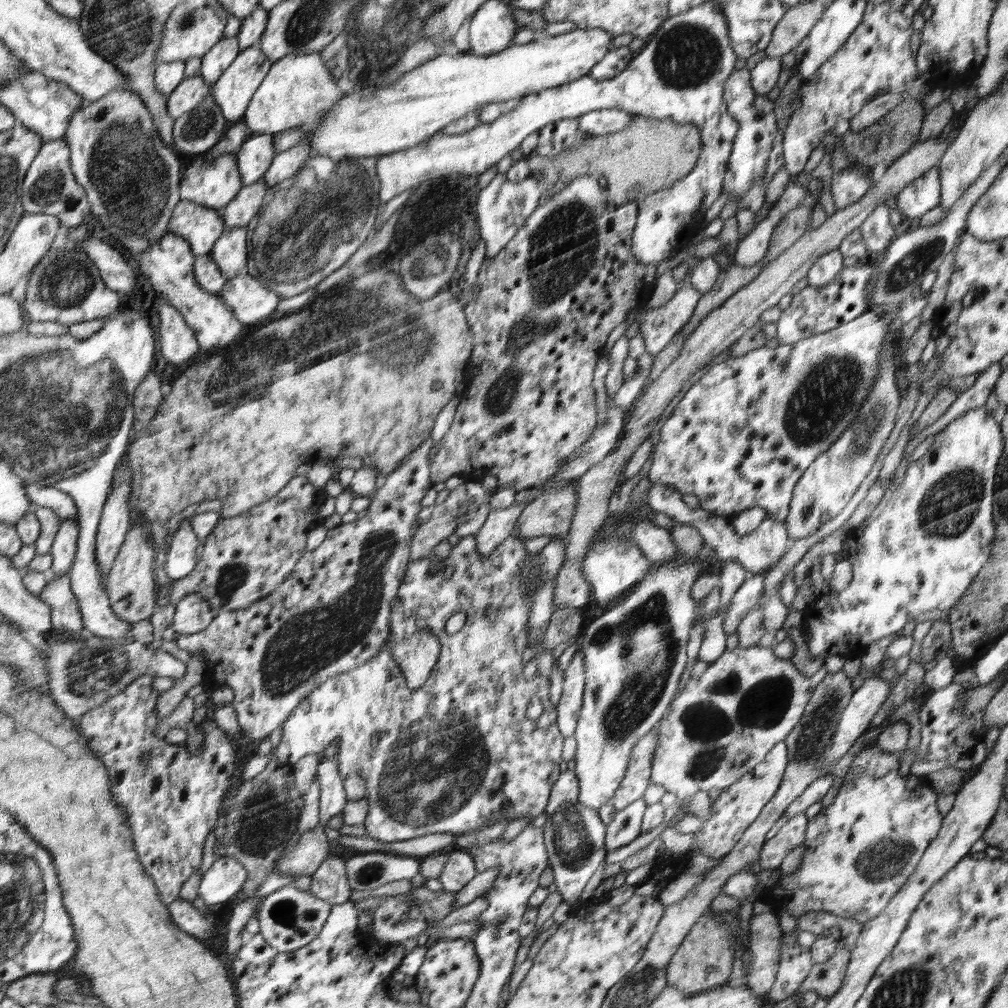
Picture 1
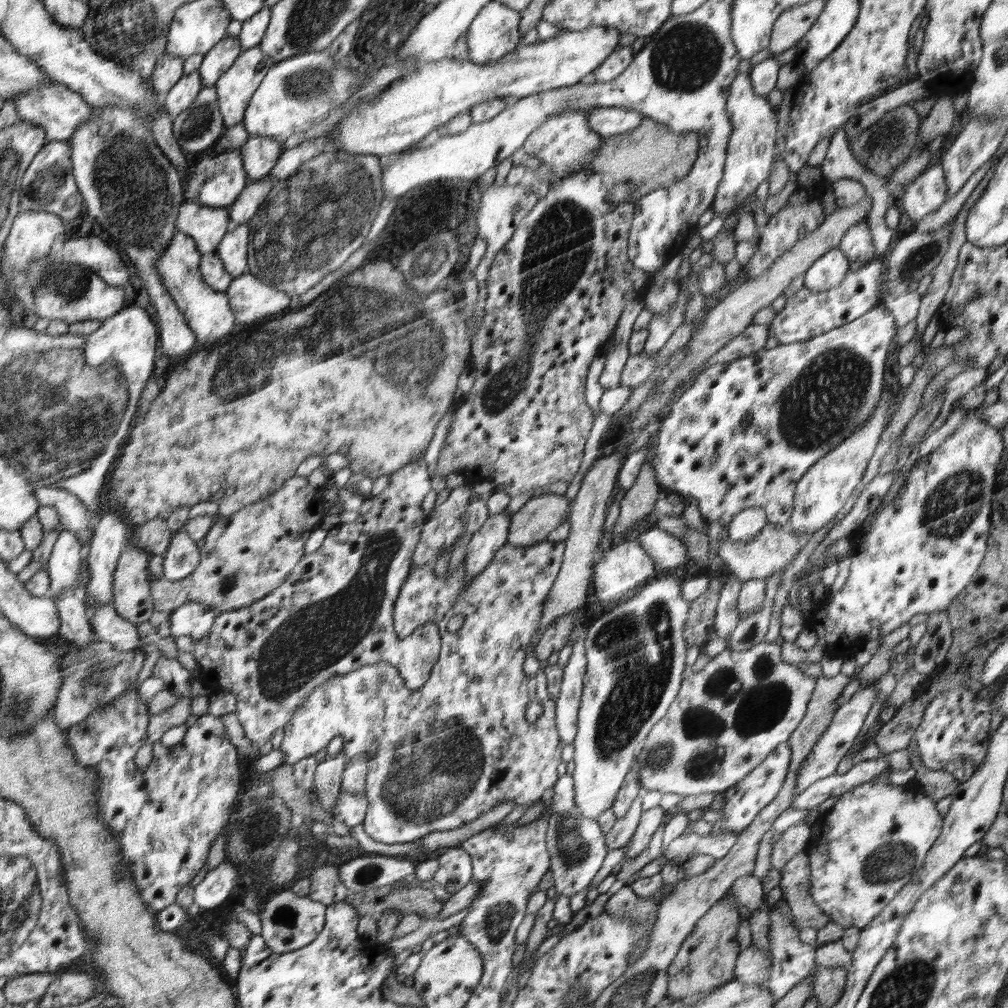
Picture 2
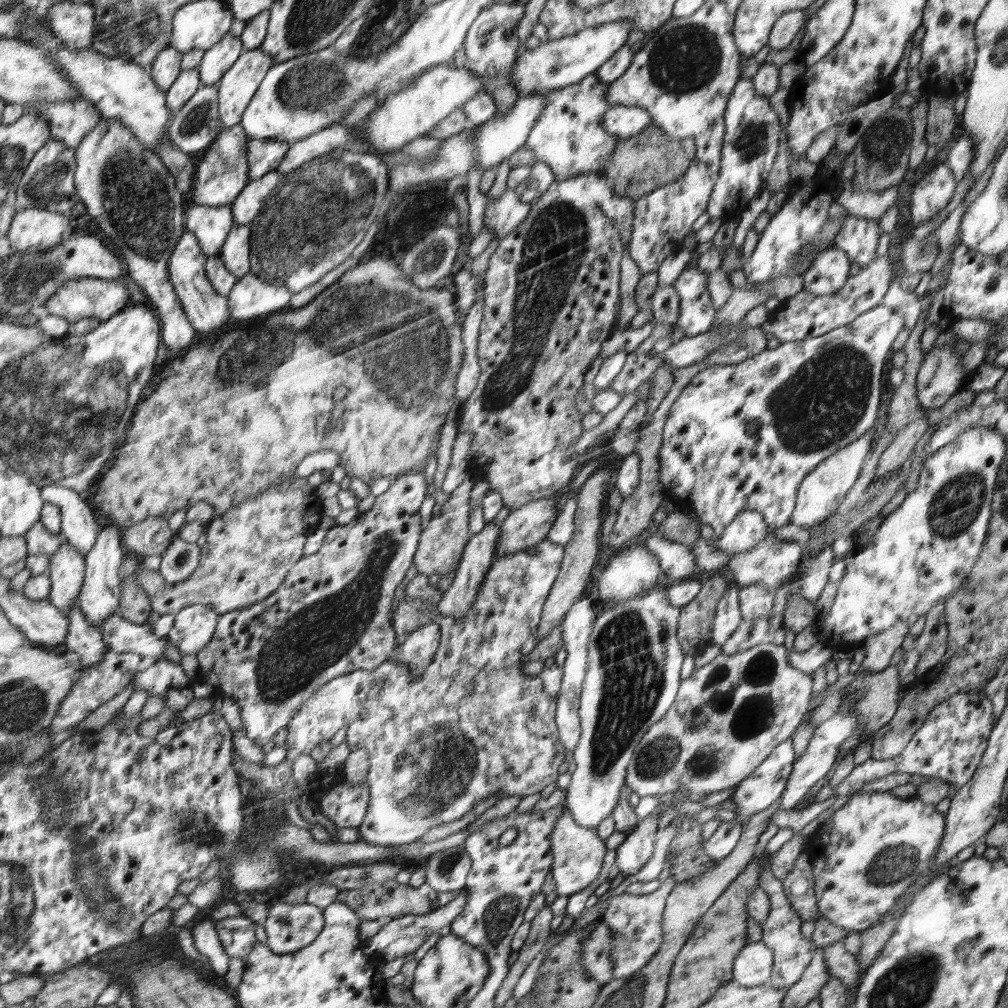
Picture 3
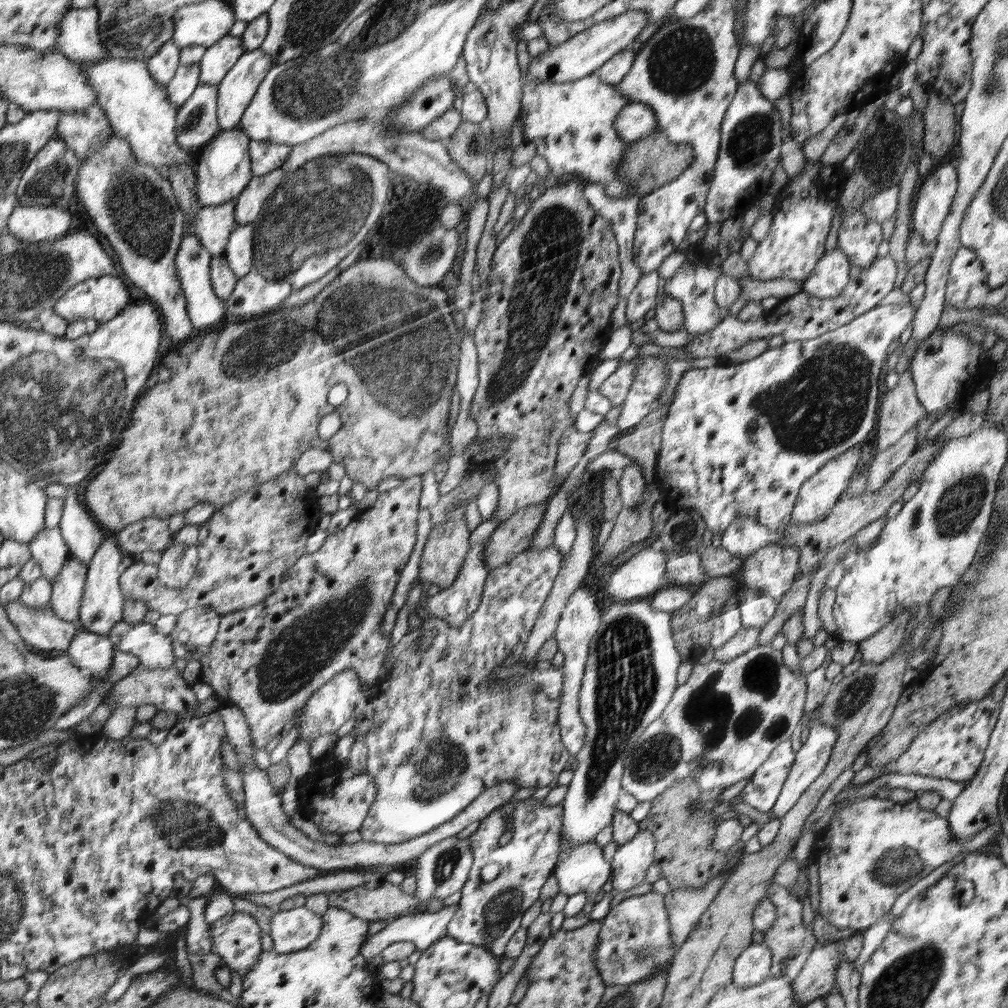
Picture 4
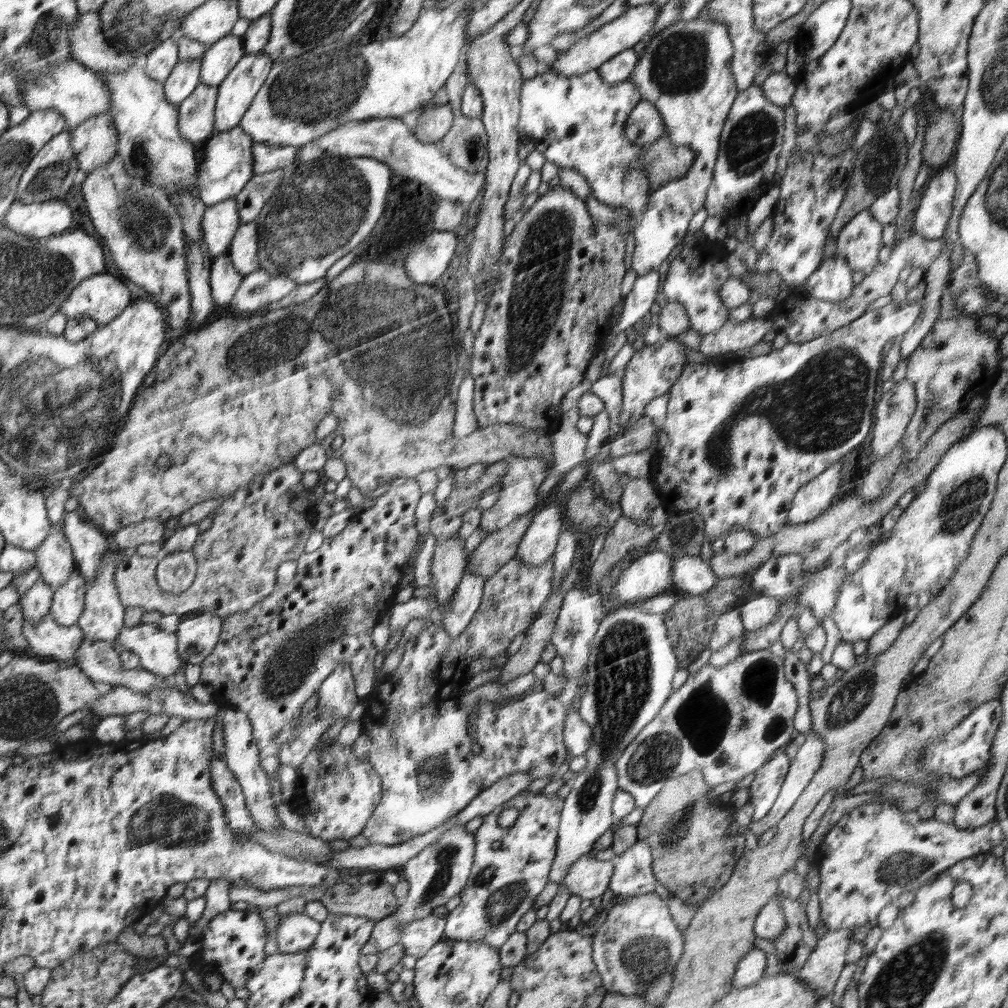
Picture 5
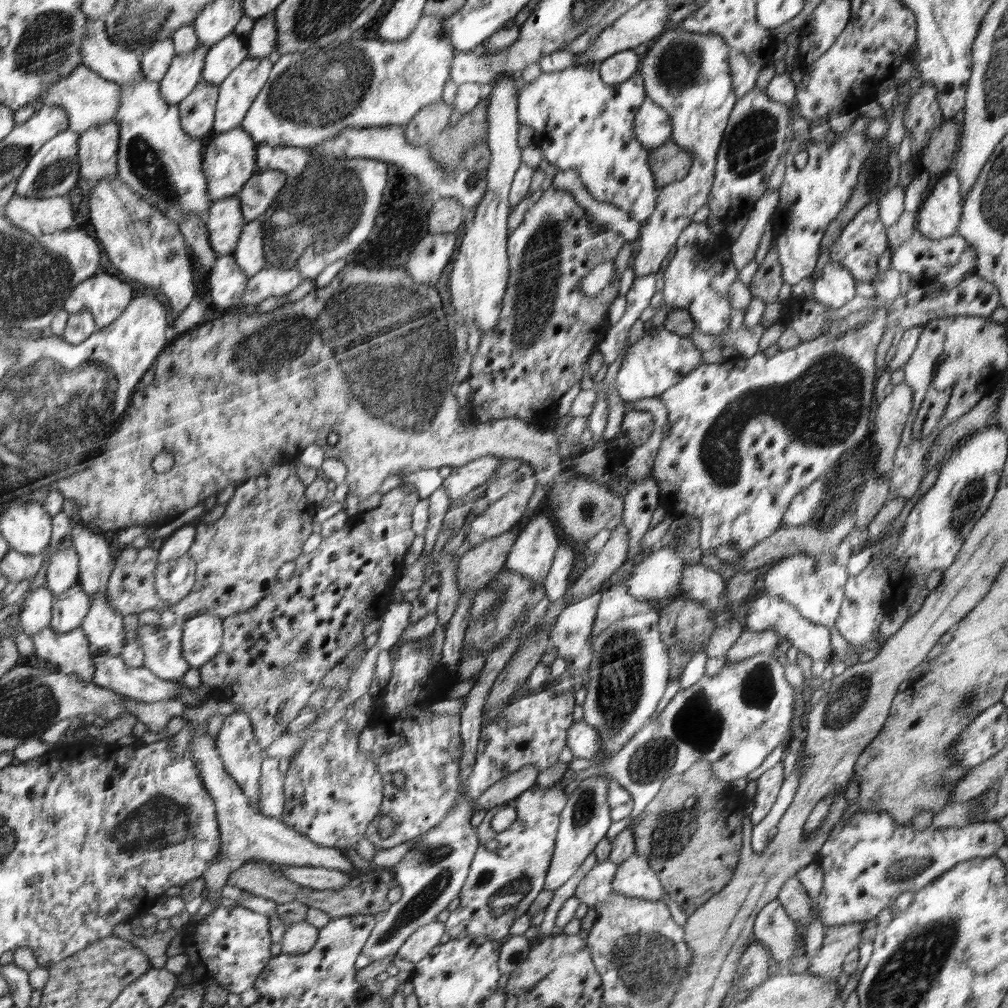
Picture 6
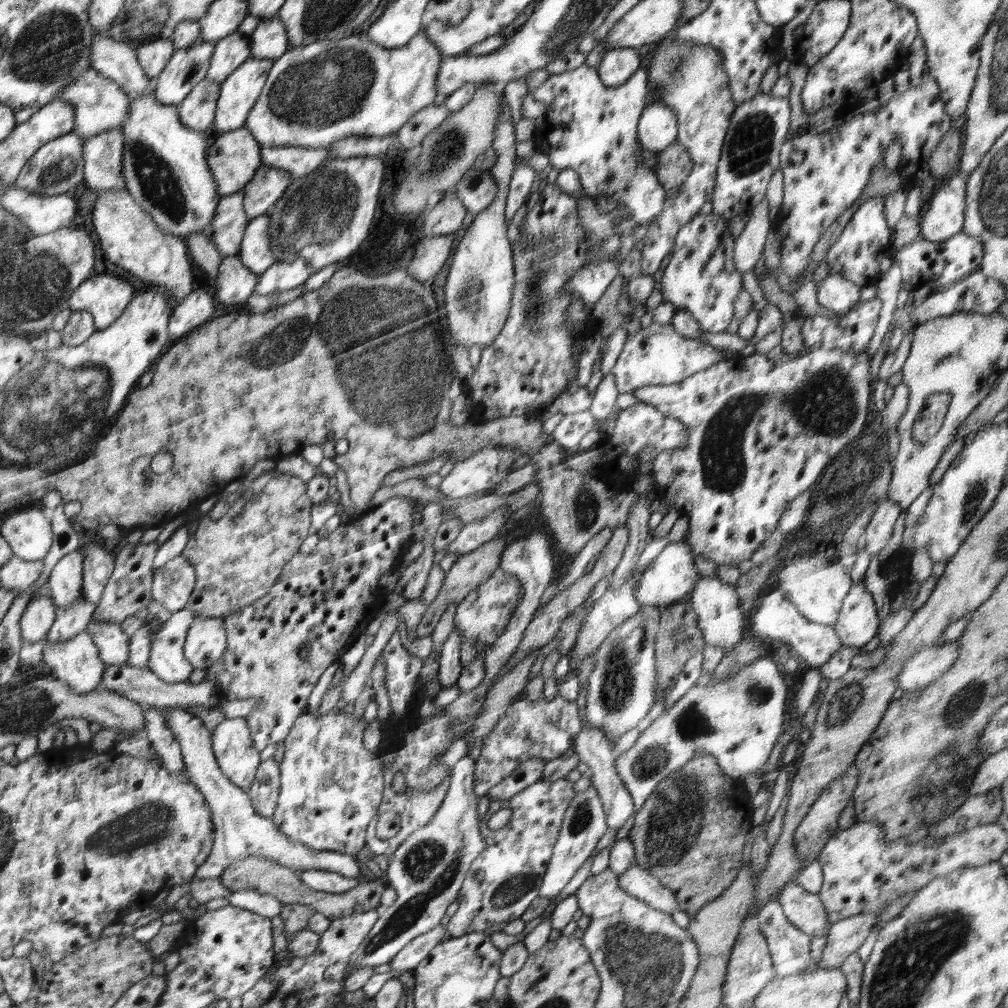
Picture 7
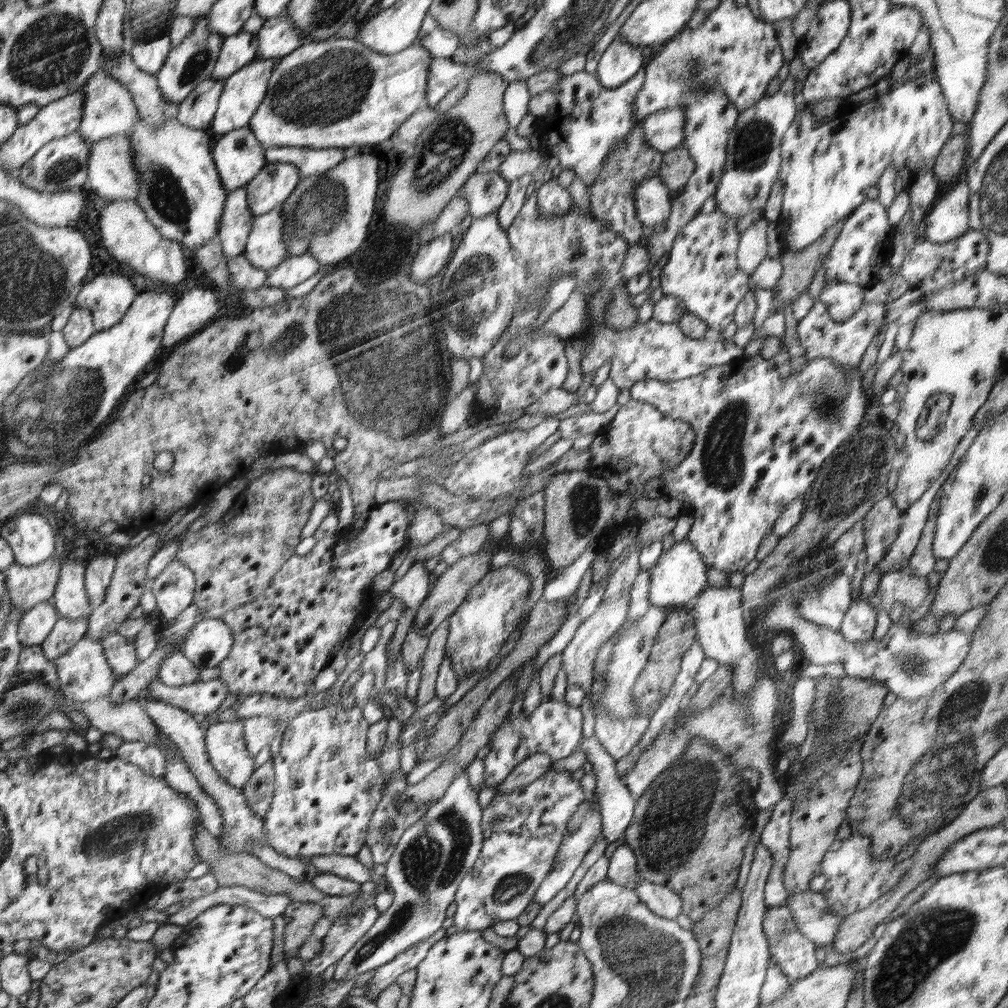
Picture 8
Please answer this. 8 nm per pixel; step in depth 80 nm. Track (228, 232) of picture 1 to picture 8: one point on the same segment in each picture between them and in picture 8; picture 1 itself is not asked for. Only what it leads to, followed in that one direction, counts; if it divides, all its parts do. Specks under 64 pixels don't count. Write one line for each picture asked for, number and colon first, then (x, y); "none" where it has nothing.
2: (233, 249)
3: (236, 253)
4: (239, 253)
5: (244, 252)
6: (249, 256)
7: (256, 253)
8: (266, 248)

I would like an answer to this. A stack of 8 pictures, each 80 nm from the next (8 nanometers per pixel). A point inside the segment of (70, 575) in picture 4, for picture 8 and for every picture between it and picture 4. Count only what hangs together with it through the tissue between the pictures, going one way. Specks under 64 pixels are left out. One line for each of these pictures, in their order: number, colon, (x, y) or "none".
5: (69, 602)
6: (71, 607)
7: (73, 619)
8: (67, 633)

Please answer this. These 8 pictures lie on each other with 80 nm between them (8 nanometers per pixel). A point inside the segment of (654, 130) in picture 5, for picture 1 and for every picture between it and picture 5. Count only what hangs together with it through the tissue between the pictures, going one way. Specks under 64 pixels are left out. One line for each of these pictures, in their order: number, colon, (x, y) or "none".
1: (597, 122)
2: (612, 121)
3: (623, 121)
4: (637, 120)

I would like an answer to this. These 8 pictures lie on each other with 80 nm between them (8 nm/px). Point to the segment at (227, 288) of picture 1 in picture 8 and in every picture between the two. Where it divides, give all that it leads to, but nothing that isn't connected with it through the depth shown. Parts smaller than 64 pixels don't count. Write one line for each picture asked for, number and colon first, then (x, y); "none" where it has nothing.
2: (251, 299)
3: (250, 297)
4: (253, 295)
5: (257, 289)
6: (272, 281)
7: (281, 276)
8: (292, 271)

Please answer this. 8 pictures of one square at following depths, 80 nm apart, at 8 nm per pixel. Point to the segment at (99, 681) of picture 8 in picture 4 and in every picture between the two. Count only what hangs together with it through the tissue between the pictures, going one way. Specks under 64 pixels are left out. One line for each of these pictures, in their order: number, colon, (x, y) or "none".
4: (41, 627)
5: (50, 638)
6: (73, 653)
7: (76, 660)

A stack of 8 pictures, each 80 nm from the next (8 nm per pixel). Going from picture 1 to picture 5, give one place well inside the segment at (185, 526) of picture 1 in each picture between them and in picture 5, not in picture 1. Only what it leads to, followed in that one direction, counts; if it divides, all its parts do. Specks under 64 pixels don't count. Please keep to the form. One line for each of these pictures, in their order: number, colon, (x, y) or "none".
2: (181, 558)
3: (180, 560)
4: (178, 564)
5: (175, 573)

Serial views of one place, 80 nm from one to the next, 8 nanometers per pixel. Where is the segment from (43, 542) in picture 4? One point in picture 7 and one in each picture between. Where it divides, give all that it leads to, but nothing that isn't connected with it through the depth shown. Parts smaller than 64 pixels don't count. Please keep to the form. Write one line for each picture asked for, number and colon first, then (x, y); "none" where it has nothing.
5: (55, 561)
6: (64, 570)
7: (66, 583)

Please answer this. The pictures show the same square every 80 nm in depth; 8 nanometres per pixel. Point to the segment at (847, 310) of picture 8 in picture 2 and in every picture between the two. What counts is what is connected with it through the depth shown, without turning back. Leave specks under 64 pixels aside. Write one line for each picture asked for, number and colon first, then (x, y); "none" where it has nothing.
2: (827, 272)
3: (828, 272)
4: (830, 276)
5: (832, 281)
6: (836, 286)
7: (837, 293)

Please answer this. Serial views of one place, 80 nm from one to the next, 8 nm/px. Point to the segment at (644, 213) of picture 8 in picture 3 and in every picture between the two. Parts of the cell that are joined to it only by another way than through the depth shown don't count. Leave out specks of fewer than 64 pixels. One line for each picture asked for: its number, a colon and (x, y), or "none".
3: (569, 136)
4: (572, 124)
5: (579, 123)
6: (580, 123)
7: (581, 124)

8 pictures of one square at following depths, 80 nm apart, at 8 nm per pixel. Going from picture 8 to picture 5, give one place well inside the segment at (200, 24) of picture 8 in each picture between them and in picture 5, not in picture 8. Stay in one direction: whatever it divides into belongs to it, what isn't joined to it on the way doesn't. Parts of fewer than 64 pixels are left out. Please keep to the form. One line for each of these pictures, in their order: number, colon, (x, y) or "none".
5: (187, 76)
6: (186, 70)
7: (187, 67)

